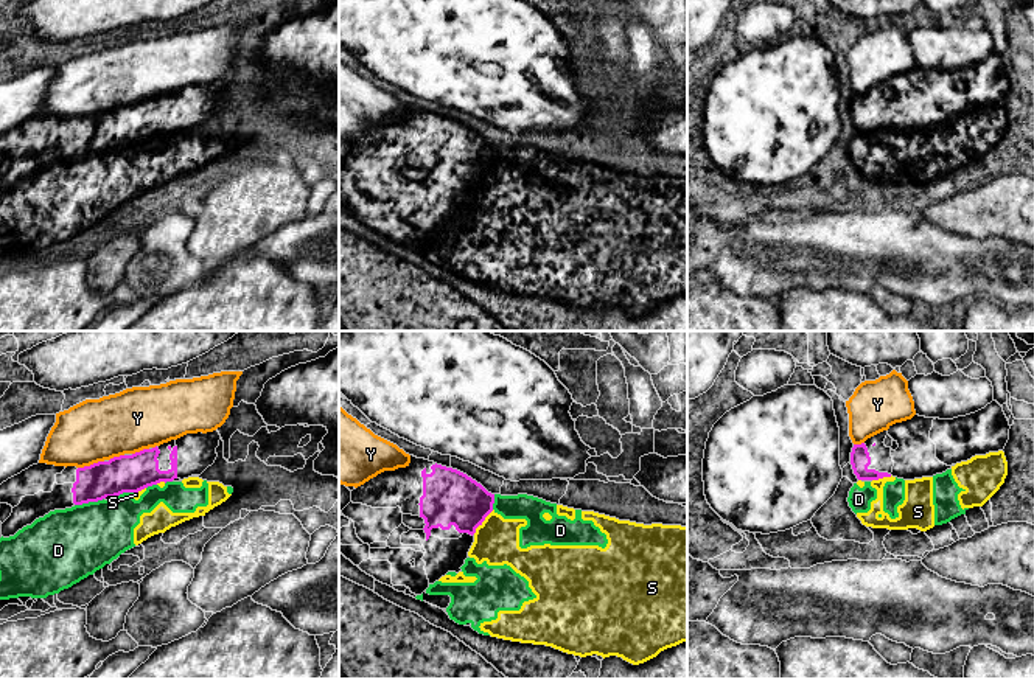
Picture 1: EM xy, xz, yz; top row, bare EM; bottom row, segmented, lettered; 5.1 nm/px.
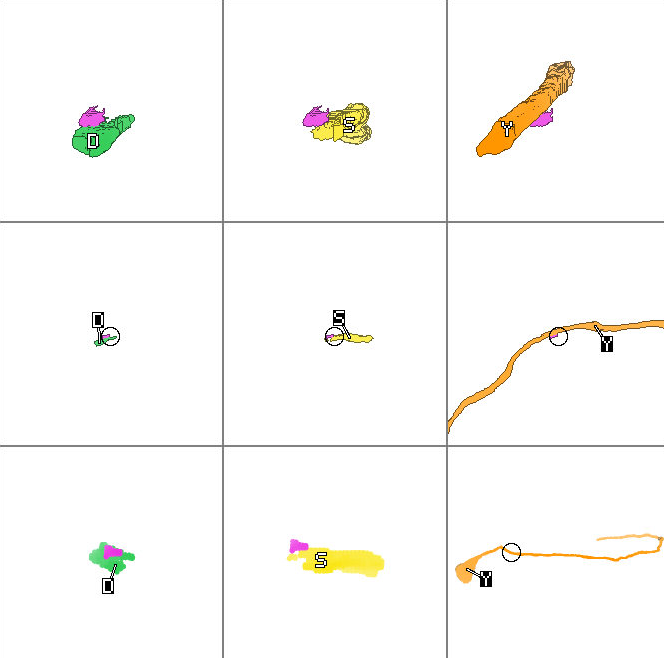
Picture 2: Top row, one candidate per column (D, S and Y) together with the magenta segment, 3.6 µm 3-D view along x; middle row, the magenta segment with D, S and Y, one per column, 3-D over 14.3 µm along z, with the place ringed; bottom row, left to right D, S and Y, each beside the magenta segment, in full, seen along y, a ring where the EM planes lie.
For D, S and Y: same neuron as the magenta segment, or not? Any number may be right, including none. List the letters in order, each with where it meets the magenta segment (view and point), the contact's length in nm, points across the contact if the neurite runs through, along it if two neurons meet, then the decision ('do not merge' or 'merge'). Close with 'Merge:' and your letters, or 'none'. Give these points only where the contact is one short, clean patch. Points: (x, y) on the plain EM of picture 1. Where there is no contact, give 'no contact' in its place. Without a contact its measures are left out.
D: xy (89, 153) | 160 nm | do not merge
S: xz (482, 173) | 170 nm | along xz (493, 162), (473, 185) | do not merge
Y: xy (90, 117) | 140 nm | do not merge
Merge: none

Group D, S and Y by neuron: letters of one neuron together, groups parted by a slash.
D S / Y

